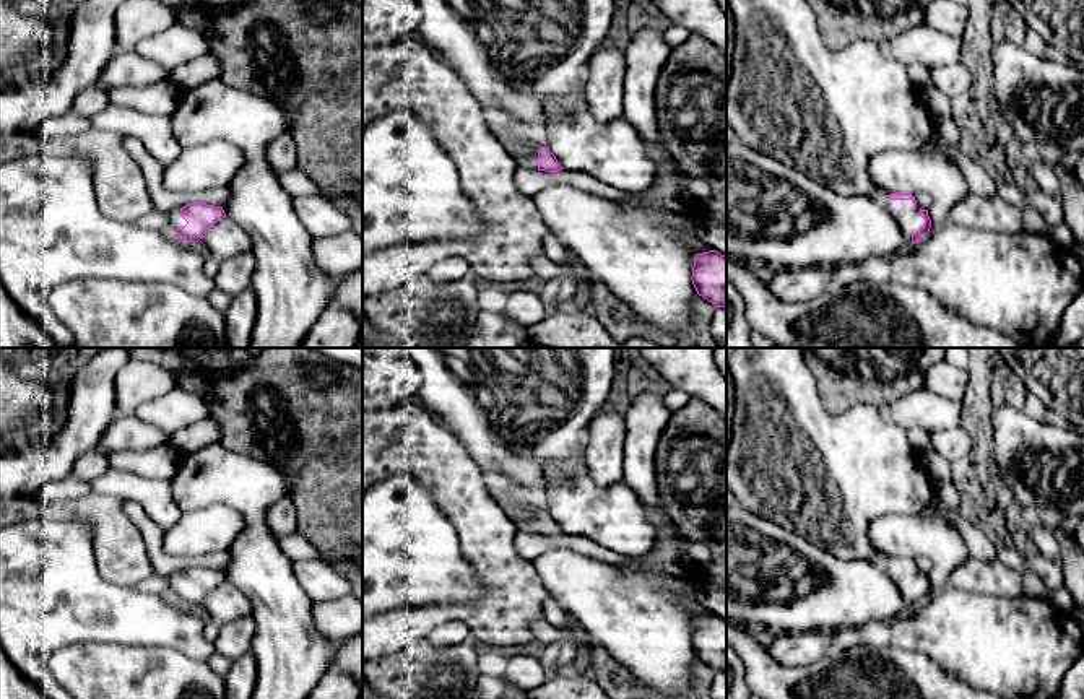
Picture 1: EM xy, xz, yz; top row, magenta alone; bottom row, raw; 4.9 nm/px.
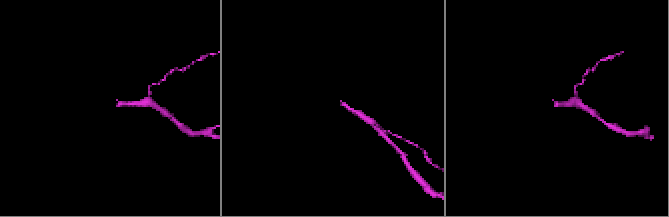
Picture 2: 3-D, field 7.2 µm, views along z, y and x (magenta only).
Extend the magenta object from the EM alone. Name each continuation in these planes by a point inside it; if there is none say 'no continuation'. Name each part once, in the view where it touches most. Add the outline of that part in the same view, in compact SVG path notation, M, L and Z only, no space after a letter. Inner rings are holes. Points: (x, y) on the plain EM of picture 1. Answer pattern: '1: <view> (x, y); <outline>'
1: yz (907, 579); M887 561L882 567L892 577L907 605L912 606L912 598L925 588L925 584L920 580L920 571L912 564L891 564Z

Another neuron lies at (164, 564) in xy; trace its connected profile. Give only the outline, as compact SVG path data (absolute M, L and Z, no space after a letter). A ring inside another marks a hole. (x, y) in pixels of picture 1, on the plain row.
M124 501L124 510L132 522L140 528L148 558L153 564L154 574L159 577L169 577L176 572L184 572L189 567L206 567L215 571L224 571L231 556L218 551L198 558L177 558L164 549L164 530L159 528L145 512L145 509L135 501Z

